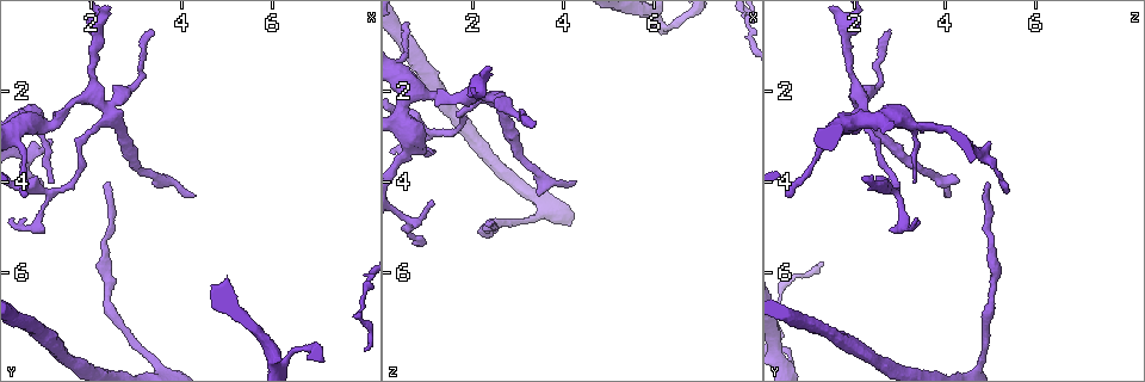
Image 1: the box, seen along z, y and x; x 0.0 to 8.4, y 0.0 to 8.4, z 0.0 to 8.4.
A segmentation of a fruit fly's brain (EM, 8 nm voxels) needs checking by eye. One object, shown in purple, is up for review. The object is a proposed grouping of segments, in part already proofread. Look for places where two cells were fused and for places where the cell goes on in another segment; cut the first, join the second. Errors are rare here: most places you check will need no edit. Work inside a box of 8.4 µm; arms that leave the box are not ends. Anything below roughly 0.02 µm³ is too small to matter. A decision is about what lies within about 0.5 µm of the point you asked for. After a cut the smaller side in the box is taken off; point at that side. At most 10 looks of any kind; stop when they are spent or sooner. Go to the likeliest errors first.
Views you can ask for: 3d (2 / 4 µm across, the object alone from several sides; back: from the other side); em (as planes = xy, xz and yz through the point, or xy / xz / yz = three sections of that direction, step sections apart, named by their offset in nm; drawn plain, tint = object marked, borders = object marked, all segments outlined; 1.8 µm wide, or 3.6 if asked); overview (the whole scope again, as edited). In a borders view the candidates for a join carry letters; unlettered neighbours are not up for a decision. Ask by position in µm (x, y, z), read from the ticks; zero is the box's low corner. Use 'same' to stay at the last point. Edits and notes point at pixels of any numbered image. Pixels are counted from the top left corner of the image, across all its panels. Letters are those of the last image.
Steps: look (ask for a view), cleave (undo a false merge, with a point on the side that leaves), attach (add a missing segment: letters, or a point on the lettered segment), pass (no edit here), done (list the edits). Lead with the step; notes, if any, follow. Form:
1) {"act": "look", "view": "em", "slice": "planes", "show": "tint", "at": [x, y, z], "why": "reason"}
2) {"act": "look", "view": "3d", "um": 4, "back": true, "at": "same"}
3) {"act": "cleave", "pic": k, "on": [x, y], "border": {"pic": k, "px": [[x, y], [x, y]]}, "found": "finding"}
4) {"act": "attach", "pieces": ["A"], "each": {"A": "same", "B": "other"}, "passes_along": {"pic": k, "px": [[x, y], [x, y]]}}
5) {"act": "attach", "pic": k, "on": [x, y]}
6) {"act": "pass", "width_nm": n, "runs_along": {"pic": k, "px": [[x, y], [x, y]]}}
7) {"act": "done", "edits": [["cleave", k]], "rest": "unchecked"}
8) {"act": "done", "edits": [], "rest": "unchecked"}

{"act": "look", "view": "em", "um": 3.6, "slice": "xz", "step": 8, "show": "tint", "at": [2.30, 2.40, 2.15], "why": "looks like a crossing"}

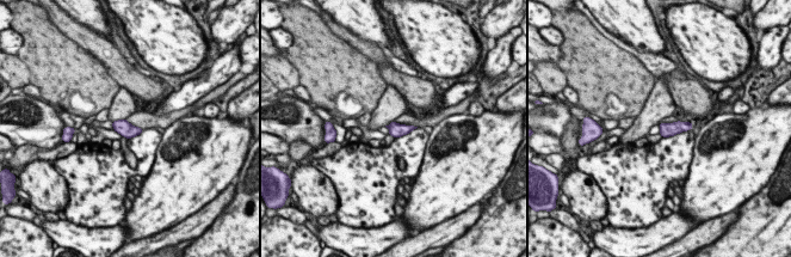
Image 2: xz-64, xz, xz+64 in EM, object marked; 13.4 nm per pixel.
{"act": "look", "view": "em", "um": 3.6, "slice": "planes", "show": "borders", "at": "same"}

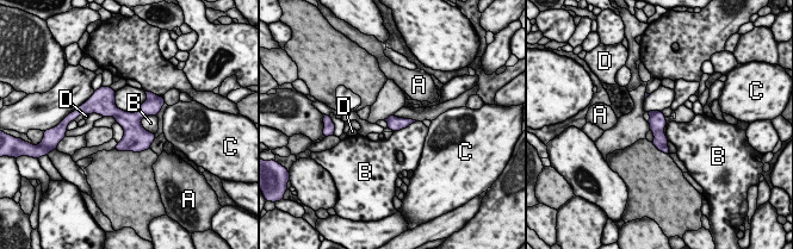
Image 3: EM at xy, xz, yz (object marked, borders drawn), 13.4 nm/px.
{"act": "pass", "each": {"A": "other", "B": "other", "C": "other", "D": "other"}, "border": {"pic": 3, "px": [[148, 114], [141, 124], [154, 134]]}, "found": "all the same cell"}

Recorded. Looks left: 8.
{"act": "look", "view": "em", "slice": "yz", "step": 8, "show": "borders", "at": [4.25, 4.30, 4.05], "why": "long arm stops here"}

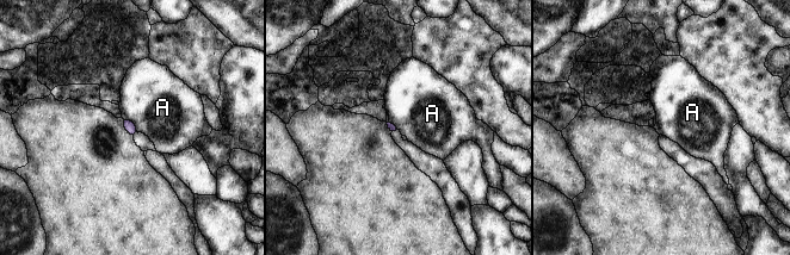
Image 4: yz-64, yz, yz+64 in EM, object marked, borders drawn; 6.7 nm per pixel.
{"act": "look", "view": "em", "slice": "xz", "step": 16, "show": "borders", "at": "same"}

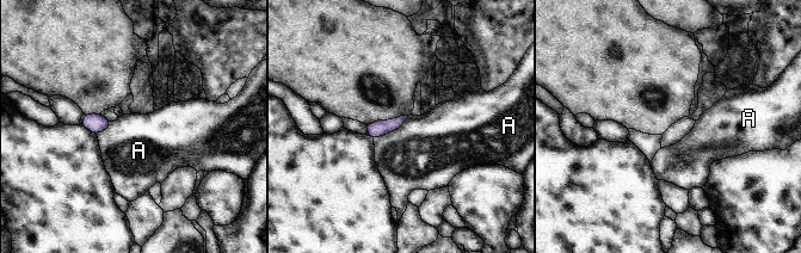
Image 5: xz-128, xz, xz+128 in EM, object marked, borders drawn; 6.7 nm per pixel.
{"act": "pass", "each": {"A": "other"}, "found": "no lettered segment goes on from it"}

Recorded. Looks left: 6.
{"act": "look", "view": "3d", "um": 4, "back": true, "at": [1.10, 4.30, 2.90], "why": "side arm on a straight run"}

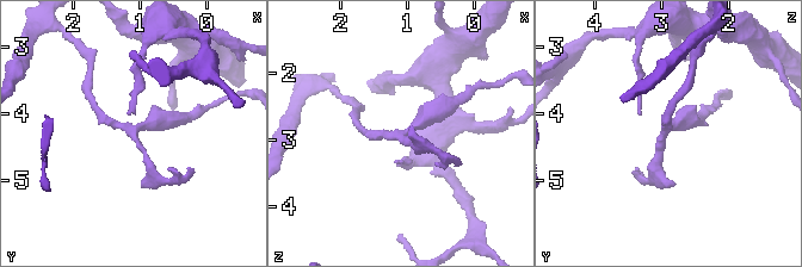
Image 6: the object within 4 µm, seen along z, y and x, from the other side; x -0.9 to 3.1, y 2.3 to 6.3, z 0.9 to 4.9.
{"act": "look", "view": "em", "slice": "planes", "show": "tint", "at": [1.10, 4.25, 2.95], "arms": 3}

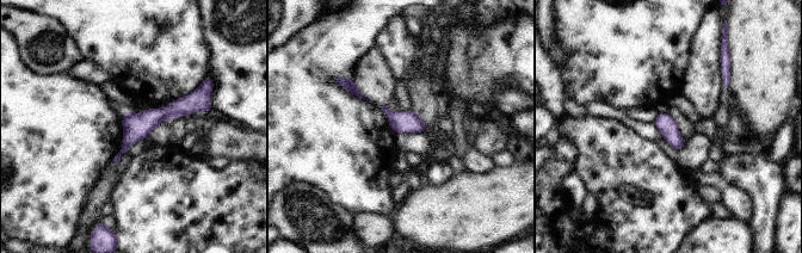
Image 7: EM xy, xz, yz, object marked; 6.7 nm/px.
{"act": "look", "view": "em", "slice": "planes", "show": "borders", "at": "same", "why": "see the neighbours"}

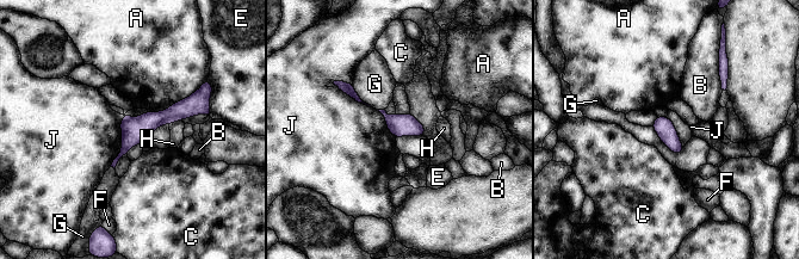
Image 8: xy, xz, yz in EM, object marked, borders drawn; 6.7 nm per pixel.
{"act": "pass", "each": {"A": "other", "B": "other", "C": "other", "E": "other", "F": "other", "G": "other", "H": "other", "J": "other"}, "border": {"pic": 8, "px": [[332, 82], [355, 100], [370, 106]]}, "found": "continuous, no second cell"}

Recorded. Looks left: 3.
{"act": "look", "view": "em", "slice": "planes", "show": "borders", "at": [0.95, 4.15, 5.40], "why": "an open end"}

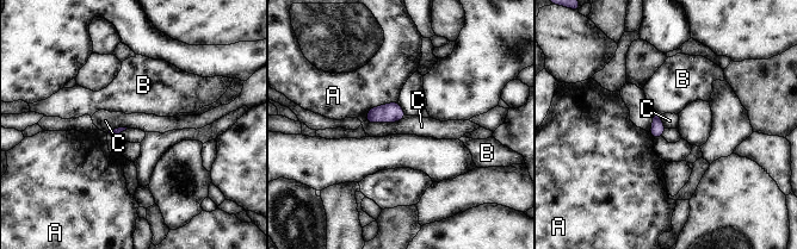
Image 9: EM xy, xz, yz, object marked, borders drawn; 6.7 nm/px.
{"act": "pass", "each": {"A": "other", "B": "other", "C": "other"}, "found": "no lettered segment goes on from it"}

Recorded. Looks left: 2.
{"act": "done", "edits": [], "rest": "unchecked"}

